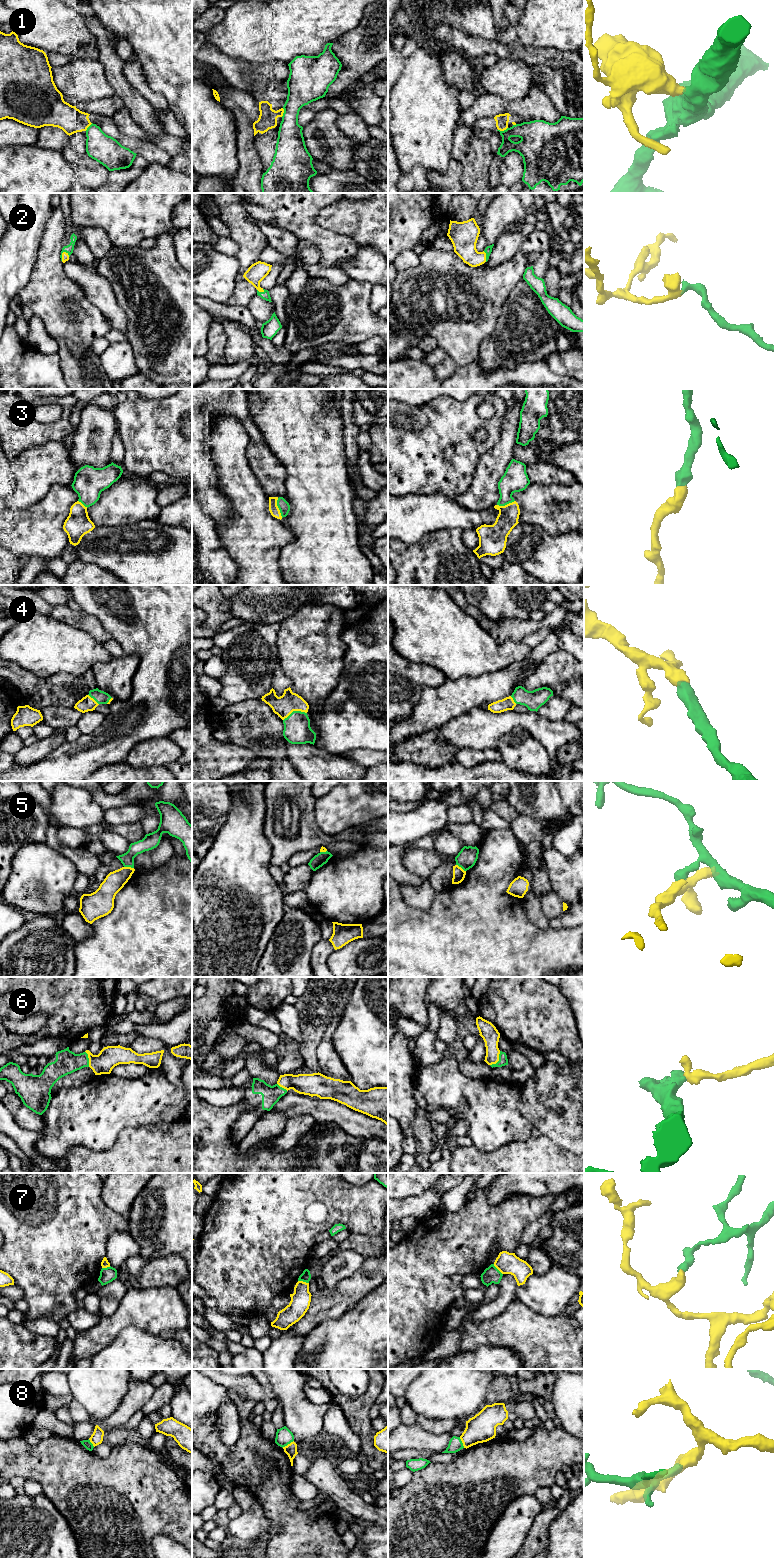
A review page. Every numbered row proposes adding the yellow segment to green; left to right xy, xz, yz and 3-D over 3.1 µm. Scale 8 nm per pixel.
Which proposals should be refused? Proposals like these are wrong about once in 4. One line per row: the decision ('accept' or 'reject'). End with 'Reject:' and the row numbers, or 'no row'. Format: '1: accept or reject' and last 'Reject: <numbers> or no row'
1: reject
2: accept
3: accept
4: accept
5: reject
6: accept
7: reject
8: reject
Reject: 1, 5, 7, 8

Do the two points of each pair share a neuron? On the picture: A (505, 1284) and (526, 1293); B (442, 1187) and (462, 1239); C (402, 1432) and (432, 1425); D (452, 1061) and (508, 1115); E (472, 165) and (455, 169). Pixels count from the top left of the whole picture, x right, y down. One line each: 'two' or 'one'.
A: two
B: two
C: two
D: one
E: two

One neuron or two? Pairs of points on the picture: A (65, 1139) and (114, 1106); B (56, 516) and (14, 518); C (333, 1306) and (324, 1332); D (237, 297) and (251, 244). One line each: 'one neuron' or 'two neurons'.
A: one neuron
B: one neuron
C: two neurons
D: one neuron

